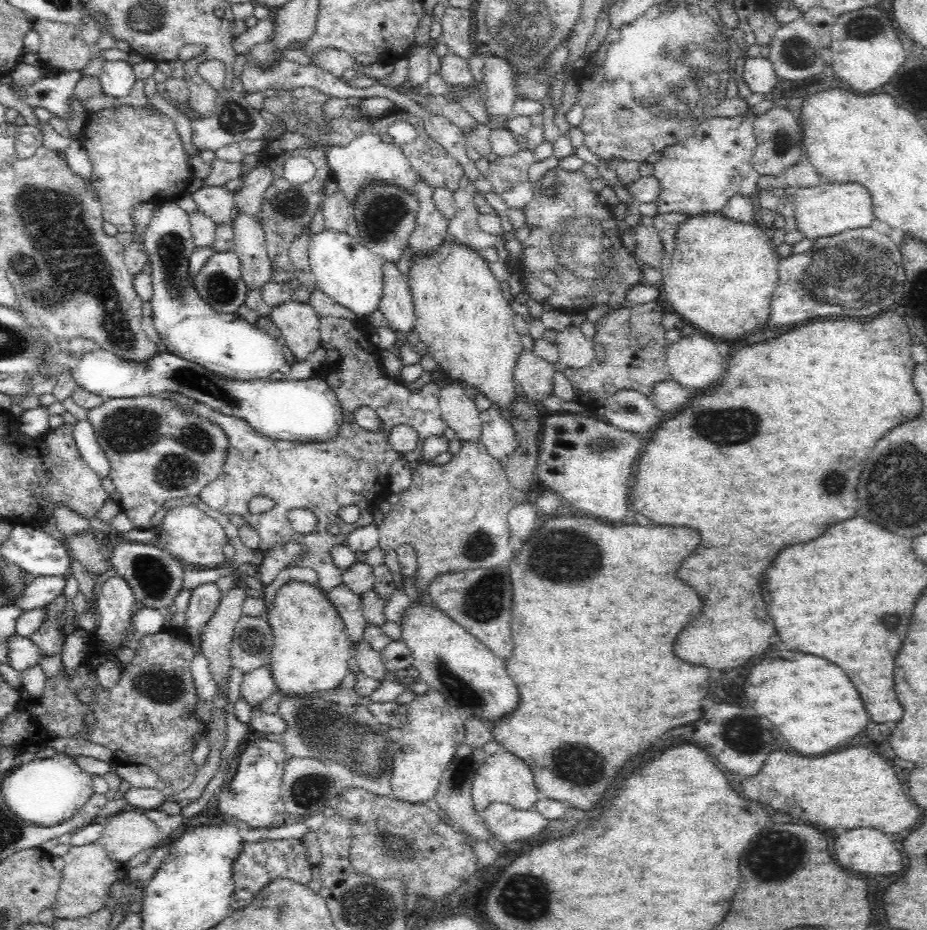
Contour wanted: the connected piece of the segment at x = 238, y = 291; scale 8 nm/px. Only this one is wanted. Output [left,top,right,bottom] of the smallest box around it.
[194,250,248,314]

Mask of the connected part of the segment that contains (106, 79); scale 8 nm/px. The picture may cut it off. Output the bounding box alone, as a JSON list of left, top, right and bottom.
[99,60,136,98]

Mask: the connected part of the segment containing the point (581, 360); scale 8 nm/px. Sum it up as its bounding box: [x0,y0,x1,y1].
[555,326,595,369]

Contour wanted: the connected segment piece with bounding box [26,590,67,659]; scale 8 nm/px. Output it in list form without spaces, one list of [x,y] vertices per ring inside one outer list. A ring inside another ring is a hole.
[[[65,590],[59,592],[46,606],[41,608],[41,621],[38,628],[27,634],[27,639],[37,646],[41,658],[56,658],[63,651],[66,633],[60,628],[60,612],[67,602]]]

